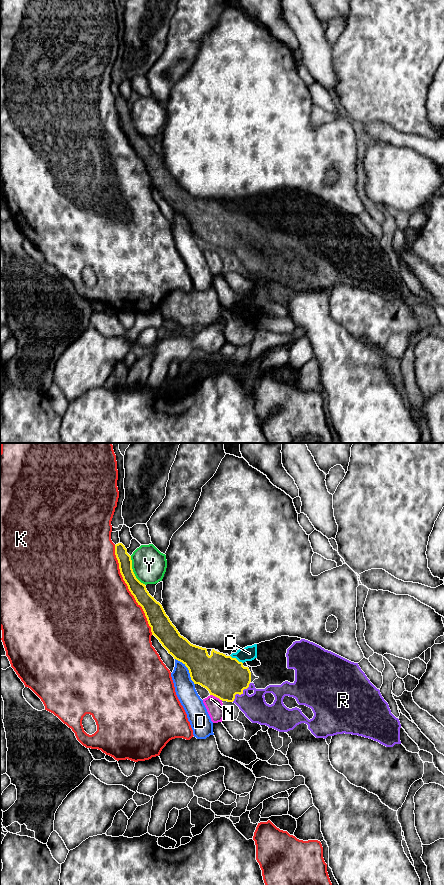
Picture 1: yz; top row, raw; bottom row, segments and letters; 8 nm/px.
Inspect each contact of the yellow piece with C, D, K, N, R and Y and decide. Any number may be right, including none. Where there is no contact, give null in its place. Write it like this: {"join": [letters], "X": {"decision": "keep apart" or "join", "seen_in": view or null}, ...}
{"join": ["C", "R"], "C": {"decision": "join", "seen_in": "yz"}, "D": {"decision": "keep apart", "seen_in": "yz"}, "K": {"decision": "keep apart", "seen_in": "yz"}, "N": {"decision": "keep apart", "seen_in": "yz"}, "R": {"decision": "join", "seen_in": "yz"}, "Y": {"decision": "keep apart", "seen_in": "yz"}}

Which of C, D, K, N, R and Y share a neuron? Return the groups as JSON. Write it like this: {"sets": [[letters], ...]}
{"sets": [["C", "R"], ["D"], ["K"], ["N"], ["Y"]]}

